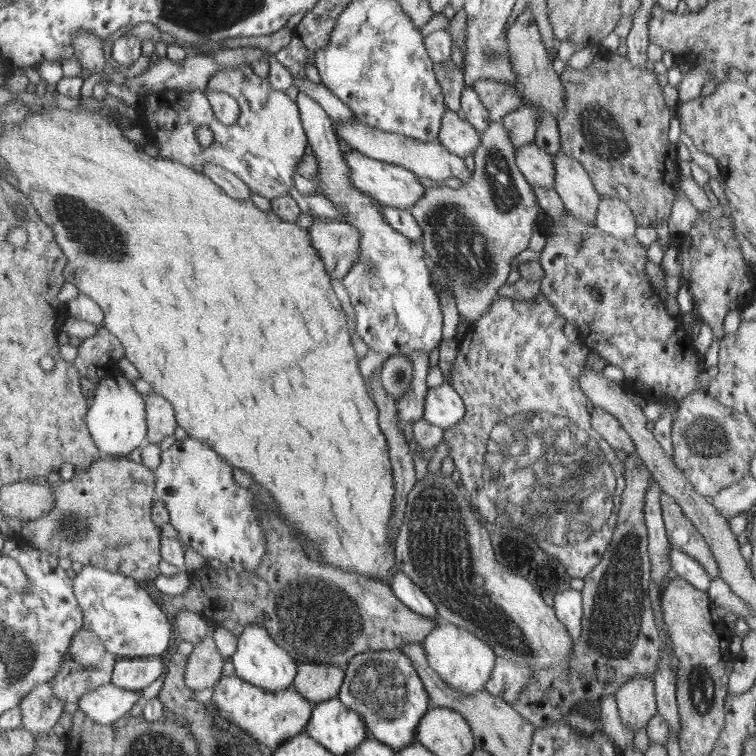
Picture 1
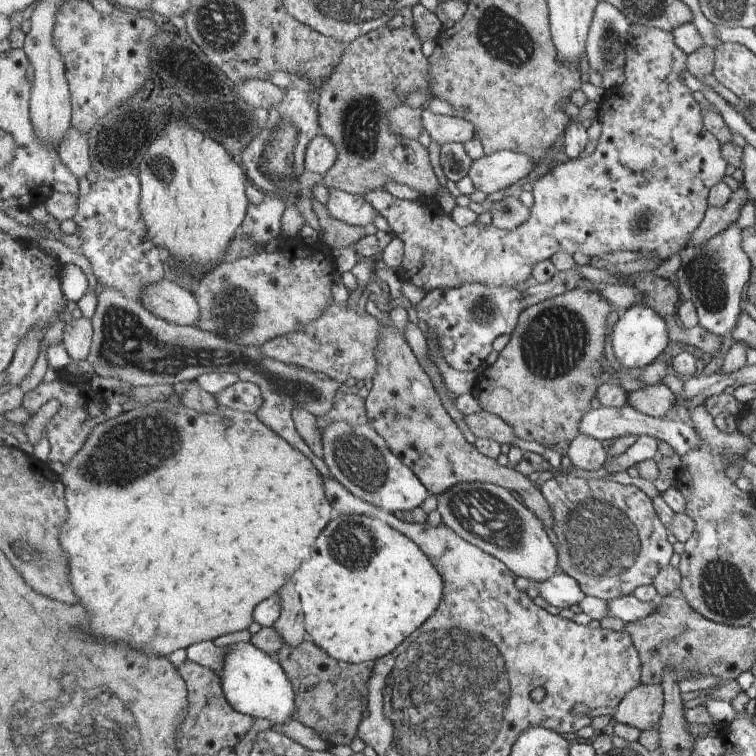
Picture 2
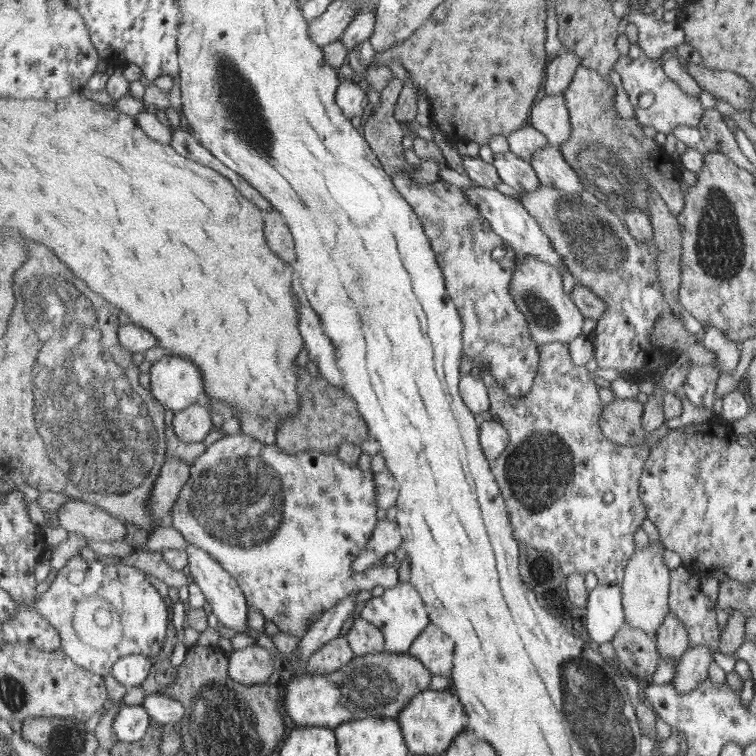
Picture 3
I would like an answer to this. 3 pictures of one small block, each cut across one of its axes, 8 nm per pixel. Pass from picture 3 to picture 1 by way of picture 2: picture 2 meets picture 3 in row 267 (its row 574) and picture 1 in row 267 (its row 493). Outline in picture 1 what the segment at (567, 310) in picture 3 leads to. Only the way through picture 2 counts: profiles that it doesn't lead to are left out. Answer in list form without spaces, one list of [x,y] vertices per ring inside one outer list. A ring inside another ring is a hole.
[[[493,121],[491,126],[482,133],[483,139],[481,140],[481,145],[474,153],[475,166],[472,180],[455,190],[449,189],[447,186],[426,188],[426,194],[423,195],[423,198],[411,207],[413,217],[417,220],[417,223],[423,227],[423,244],[430,263],[441,265],[441,267],[443,267],[443,269],[449,274],[450,280],[452,281],[450,291],[454,294],[457,300],[460,314],[464,316],[464,318],[467,318],[471,324],[479,321],[483,315],[487,315],[487,311],[491,310],[491,305],[493,305],[495,299],[499,298],[497,290],[506,284],[507,278],[509,278],[509,274],[511,274],[511,264],[513,264],[515,256],[521,254],[523,250],[527,250],[529,240],[531,240],[531,236],[533,236],[533,225],[535,226],[534,222],[537,218],[537,214],[542,212],[542,208],[538,204],[538,196],[535,196],[535,192],[533,192],[533,186],[526,180],[526,177],[518,168],[517,150],[514,148],[513,141],[510,140],[510,133],[509,130],[507,130],[507,126],[504,126],[502,122]]]

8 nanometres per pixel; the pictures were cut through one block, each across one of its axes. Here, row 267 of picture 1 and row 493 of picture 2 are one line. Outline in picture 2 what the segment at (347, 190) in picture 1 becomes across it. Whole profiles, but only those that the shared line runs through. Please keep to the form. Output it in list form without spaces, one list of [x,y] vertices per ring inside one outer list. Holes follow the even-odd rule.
[[[333,422],[322,436],[322,448],[324,462],[332,476],[342,482],[351,494],[377,508],[394,514],[417,510],[431,494],[414,469],[395,456],[385,438],[369,422],[359,426],[351,426],[349,422]]]

